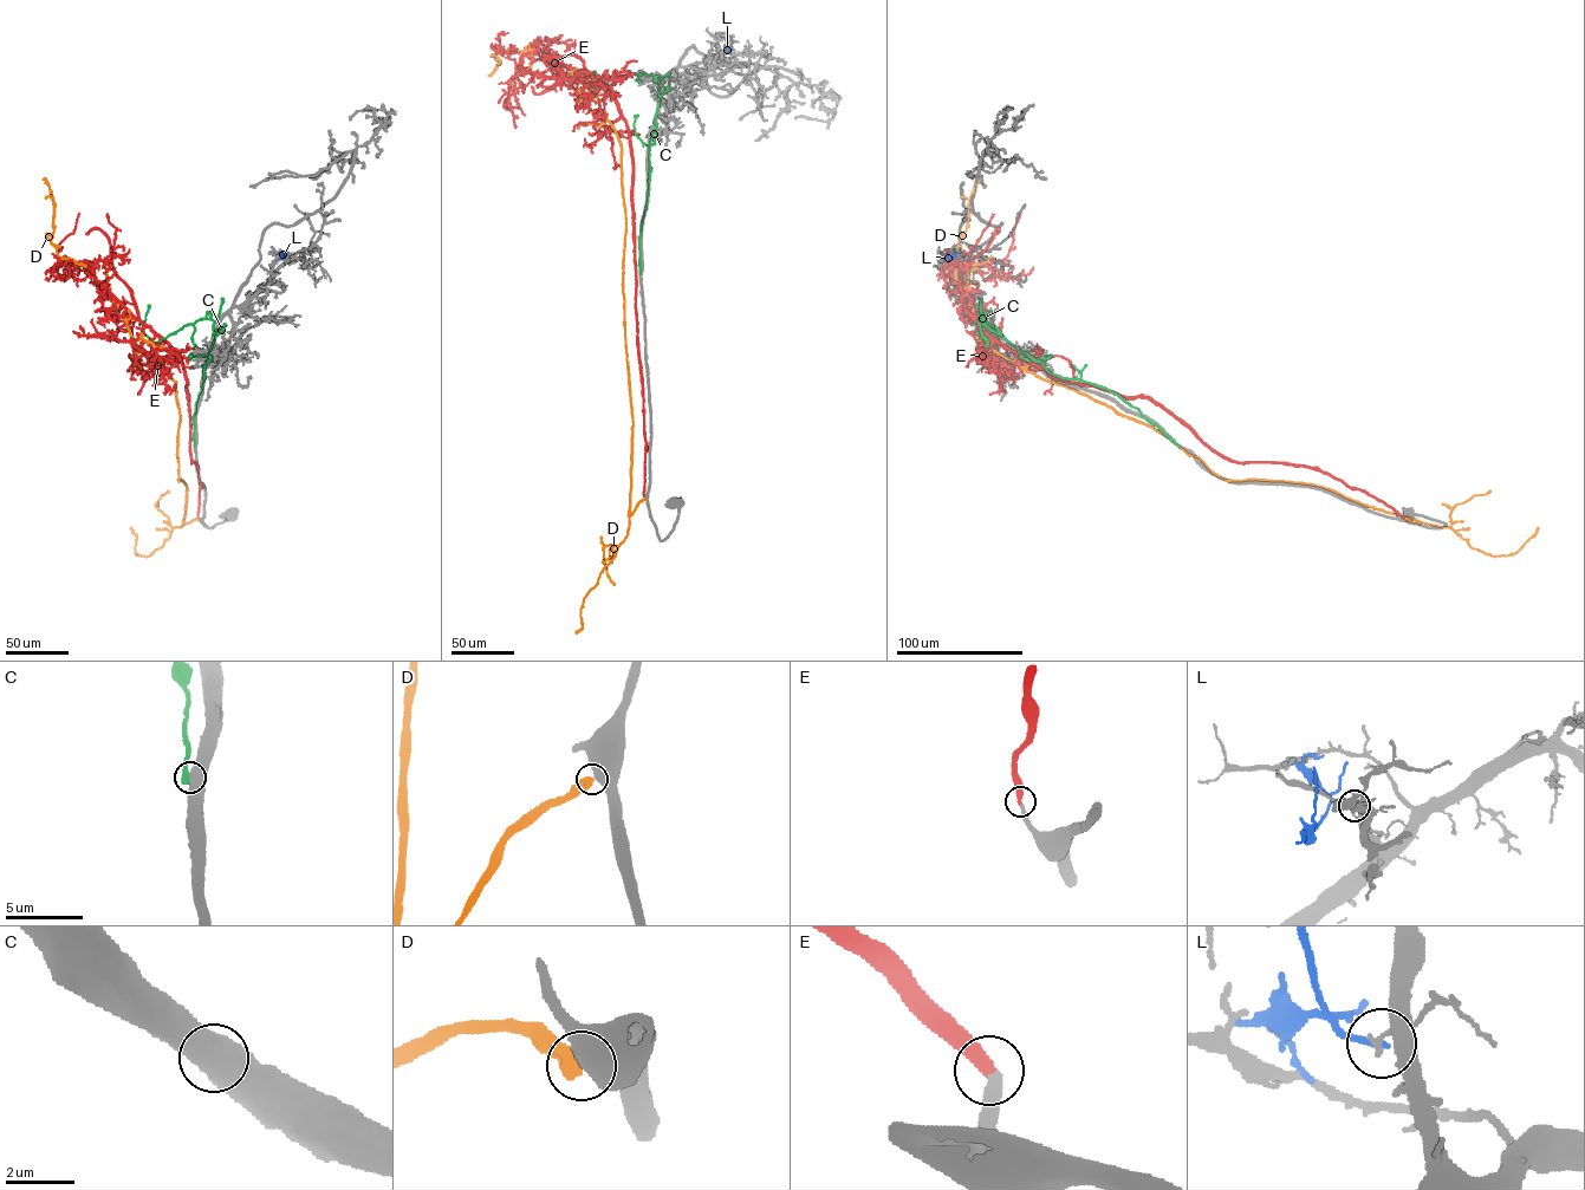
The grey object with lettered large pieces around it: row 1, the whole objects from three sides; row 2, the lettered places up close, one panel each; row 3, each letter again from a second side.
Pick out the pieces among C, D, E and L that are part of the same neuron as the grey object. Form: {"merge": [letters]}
{"merge": ["E"]}

